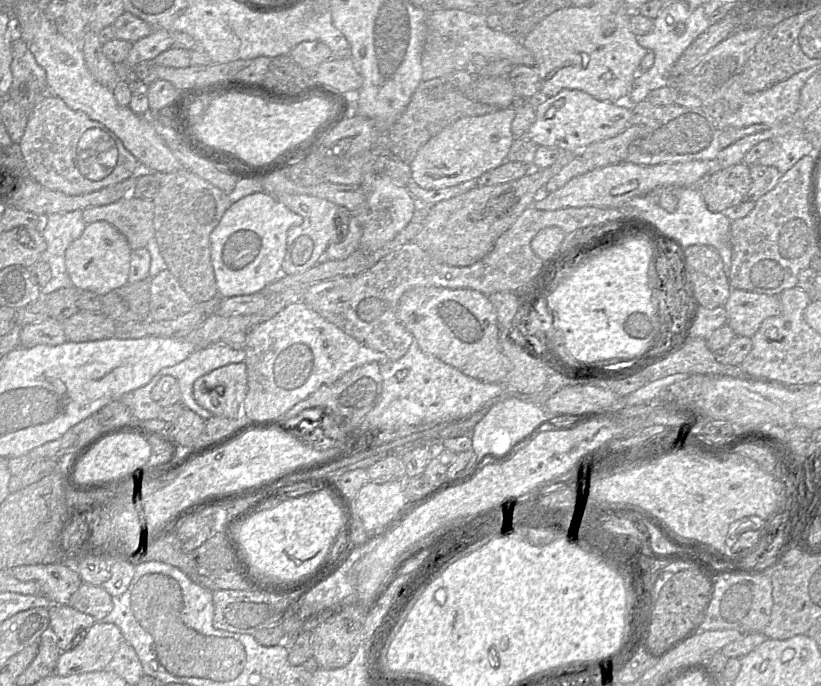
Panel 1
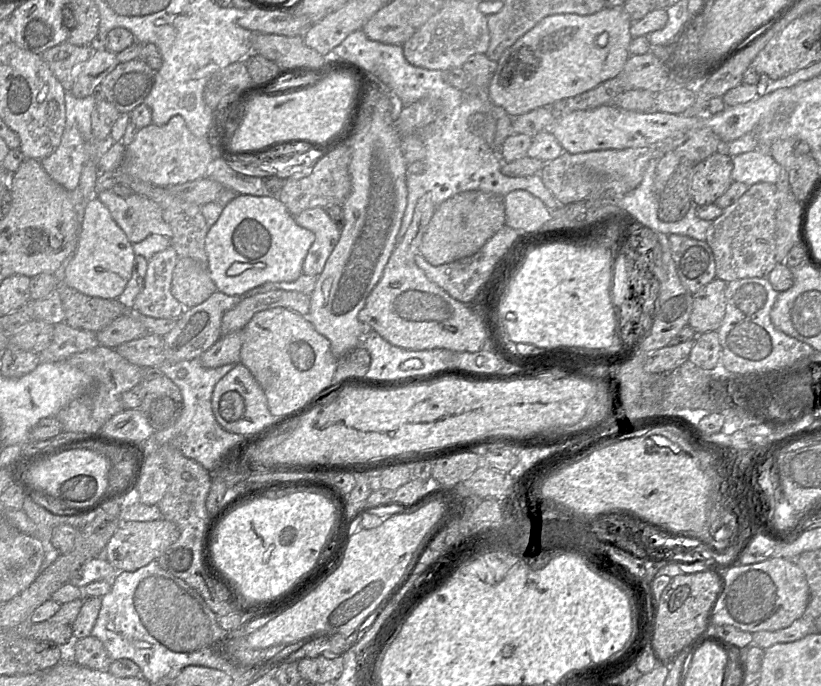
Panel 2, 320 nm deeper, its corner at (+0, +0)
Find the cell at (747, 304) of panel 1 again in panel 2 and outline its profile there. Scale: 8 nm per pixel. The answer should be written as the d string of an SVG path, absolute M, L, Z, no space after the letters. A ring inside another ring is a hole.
M715 278L693 295L693 307L688 325L698 335L717 331L720 327L726 309L726 285L725 281Z

